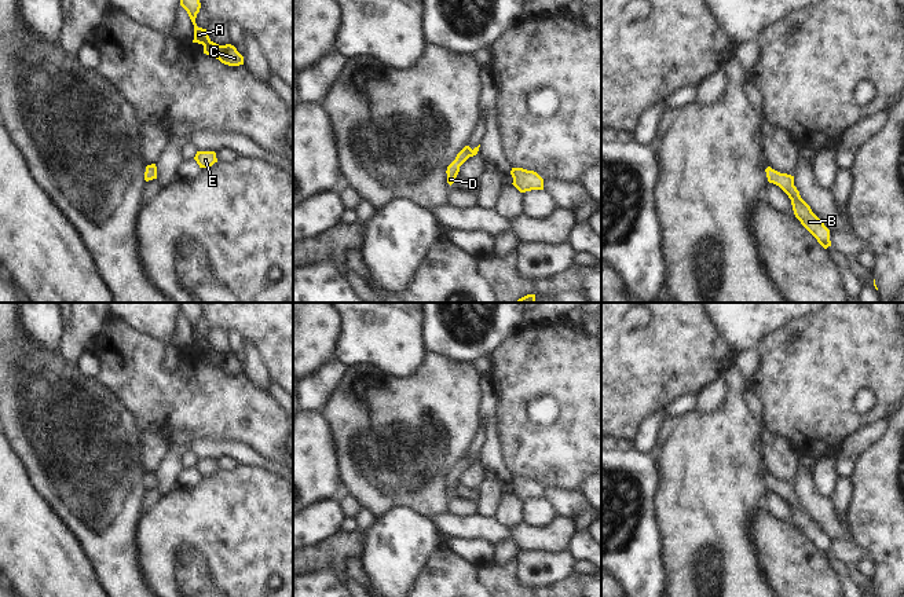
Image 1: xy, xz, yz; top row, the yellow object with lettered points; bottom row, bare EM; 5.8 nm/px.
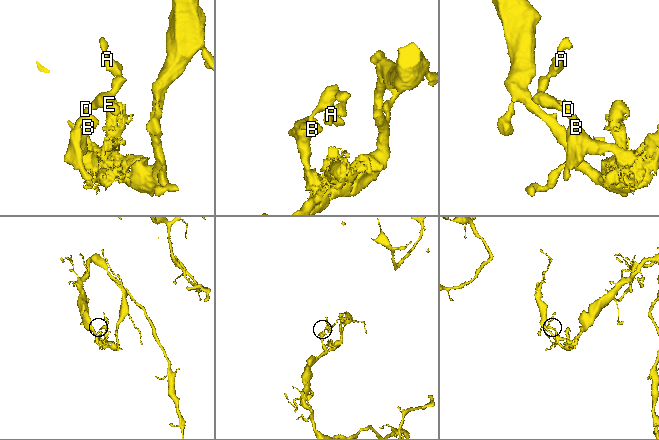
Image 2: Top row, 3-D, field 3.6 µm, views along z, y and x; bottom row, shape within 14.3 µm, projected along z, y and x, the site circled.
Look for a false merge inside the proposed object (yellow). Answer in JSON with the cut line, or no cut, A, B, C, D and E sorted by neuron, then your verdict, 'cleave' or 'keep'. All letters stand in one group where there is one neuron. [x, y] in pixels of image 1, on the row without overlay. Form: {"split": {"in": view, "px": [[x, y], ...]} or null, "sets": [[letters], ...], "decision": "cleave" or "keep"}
{"split": null, "sets": [["A", "B", "C", "D", "E"]], "decision": "keep"}

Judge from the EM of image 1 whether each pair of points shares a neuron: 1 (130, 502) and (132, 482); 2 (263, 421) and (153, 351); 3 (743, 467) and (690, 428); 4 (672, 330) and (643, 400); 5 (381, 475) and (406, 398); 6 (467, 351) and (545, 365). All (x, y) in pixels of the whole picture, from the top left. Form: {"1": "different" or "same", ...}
{"1": "same", "2": "same", "3": "same", "4": "same", "5": "same", "6": "different"}

